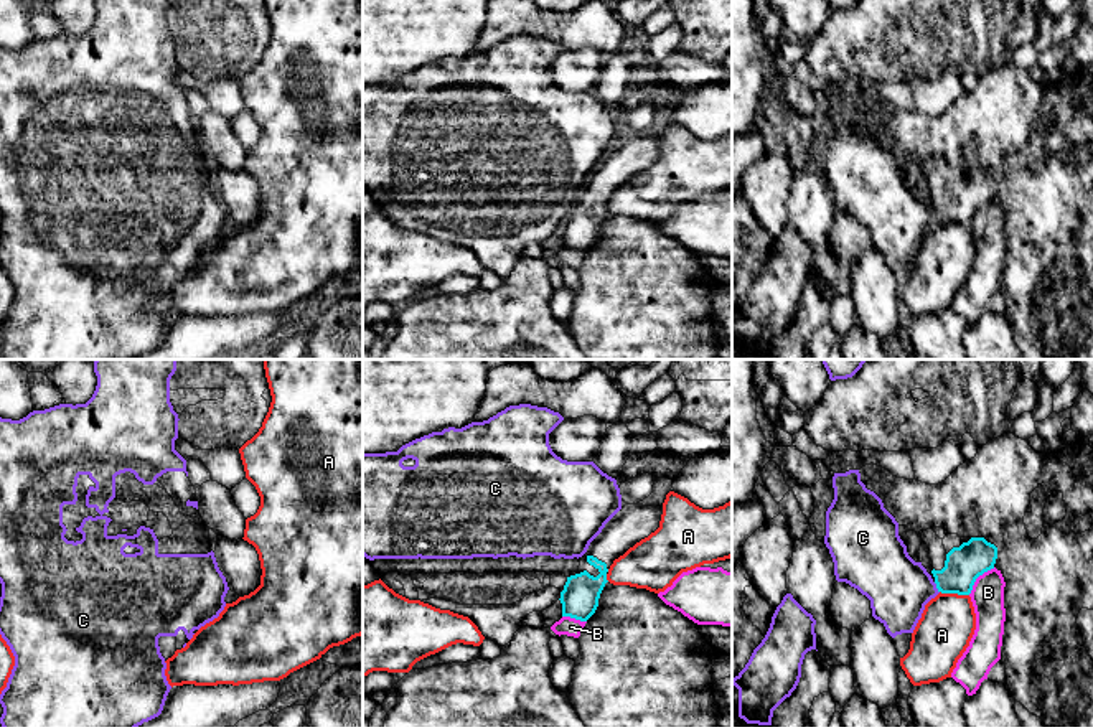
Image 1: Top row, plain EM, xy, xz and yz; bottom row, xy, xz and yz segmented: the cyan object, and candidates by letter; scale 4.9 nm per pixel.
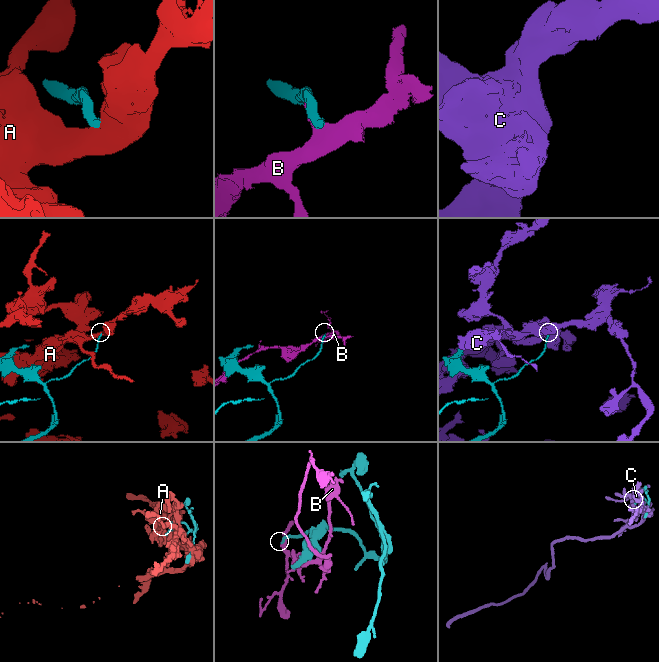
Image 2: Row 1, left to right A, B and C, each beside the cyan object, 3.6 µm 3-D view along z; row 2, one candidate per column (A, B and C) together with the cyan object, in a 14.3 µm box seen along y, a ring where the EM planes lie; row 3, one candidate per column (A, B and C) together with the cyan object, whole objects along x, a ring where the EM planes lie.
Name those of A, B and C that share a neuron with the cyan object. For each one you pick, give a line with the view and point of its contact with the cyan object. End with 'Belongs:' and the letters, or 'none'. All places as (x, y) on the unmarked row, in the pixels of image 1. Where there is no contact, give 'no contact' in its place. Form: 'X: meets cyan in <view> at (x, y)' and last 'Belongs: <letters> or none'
Belongs: none

